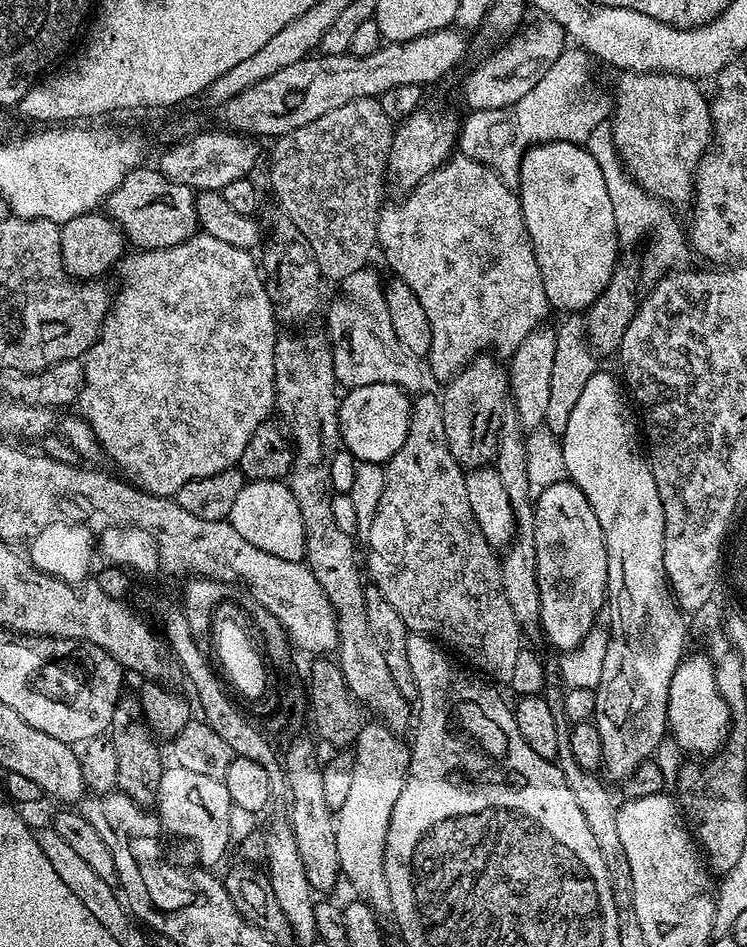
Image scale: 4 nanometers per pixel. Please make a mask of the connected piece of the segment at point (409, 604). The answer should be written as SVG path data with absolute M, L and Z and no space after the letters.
M409 431L406 442L402 442L398 454L394 454L389 458L384 468L382 498L378 498L378 510L366 526L366 532L368 532L368 568L366 564L366 572L367 575L368 572L372 575L371 583L382 594L384 601L394 610L398 610L398 614L404 625L408 627L409 633L417 636L427 636L439 642L445 649L455 653L457 657L465 656L477 668L477 670L475 669L477 673L485 672L485 674L480 674L487 677L489 681L497 680L497 682L492 682L497 685L508 686L510 685L510 678L514 675L514 665L522 647L522 641L520 641L522 629L514 618L514 610L510 610L510 602L506 602L506 590L502 586L502 574L500 573L501 557L498 555L497 549L492 548L490 542L486 542L482 530L478 530L478 522L474 522L474 510L470 510L470 502L466 498L465 469L461 468L458 461L450 454L447 444L444 443L443 431L435 431Z

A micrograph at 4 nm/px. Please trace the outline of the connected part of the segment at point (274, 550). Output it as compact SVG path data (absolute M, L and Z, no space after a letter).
M251 481L245 483L244 489L234 502L234 510L230 510L228 520L258 550L266 550L266 554L274 554L277 558L286 558L286 562L305 559L304 527L302 514L298 510L298 502L294 502L294 494L287 483L274 481Z

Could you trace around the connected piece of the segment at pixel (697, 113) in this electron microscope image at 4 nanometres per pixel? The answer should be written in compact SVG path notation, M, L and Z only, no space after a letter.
M626 72L619 77L621 80L616 84L616 96L614 92L614 111L610 116L610 125L612 127L613 142L620 154L620 160L626 167L629 175L638 184L641 185L649 193L656 197L657 200L662 200L668 205L677 206L684 204L693 199L694 185L696 183L696 170L700 167L700 160L703 159L704 153L708 151L713 143L712 135L712 110L710 107L709 97L704 96L704 92L699 83L695 80L687 80L685 76L671 76L668 72Z

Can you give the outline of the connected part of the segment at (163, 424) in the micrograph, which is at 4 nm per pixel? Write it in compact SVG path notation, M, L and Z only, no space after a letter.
M203 230L197 231L195 236L191 236L186 242L182 242L178 246L170 246L169 248L159 248L158 250L132 250L121 259L118 265L118 273L120 272L120 289L115 289L114 303L109 311L108 317L104 320L104 325L100 331L99 338L94 342L94 346L90 346L90 350L85 352L82 357L84 366L84 385L80 391L78 401L78 415L80 419L85 420L90 426L90 430L94 430L94 438L101 453L105 452L110 459L116 463L115 471L119 473L128 483L139 488L141 492L148 492L152 496L175 497L179 488L186 486L186 482L190 482L194 478L210 478L210 474L218 474L227 468L235 468L242 456L242 450L249 442L250 436L254 434L258 427L266 423L270 416L273 415L276 407L276 375L274 374L274 350L278 339L278 321L276 319L276 309L272 303L272 299L268 296L268 291L264 285L264 277L262 275L261 265L258 263L251 251L247 248L239 248L238 246L229 246L226 242L221 242L219 238L214 238L210 233Z

